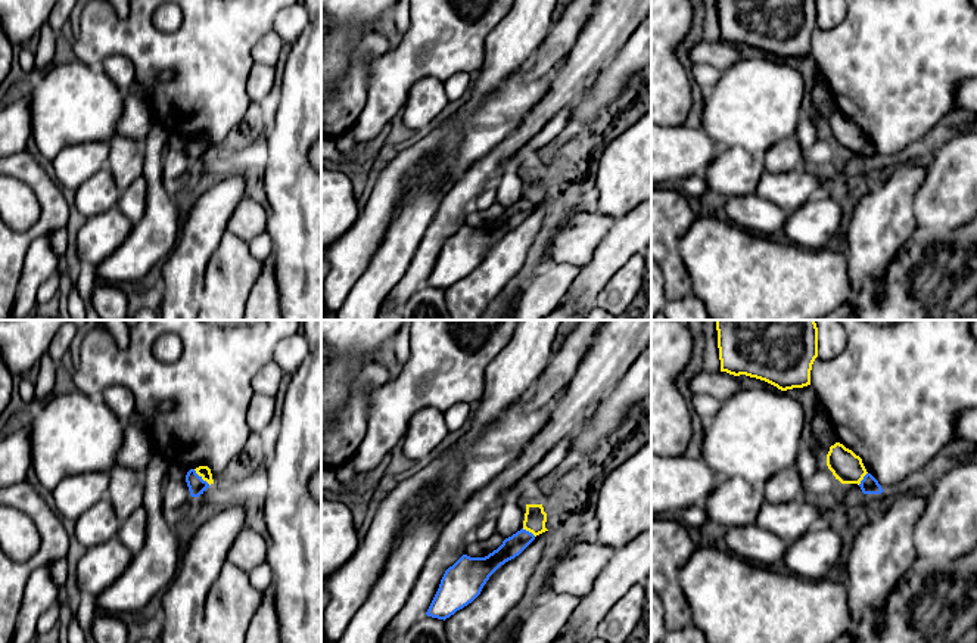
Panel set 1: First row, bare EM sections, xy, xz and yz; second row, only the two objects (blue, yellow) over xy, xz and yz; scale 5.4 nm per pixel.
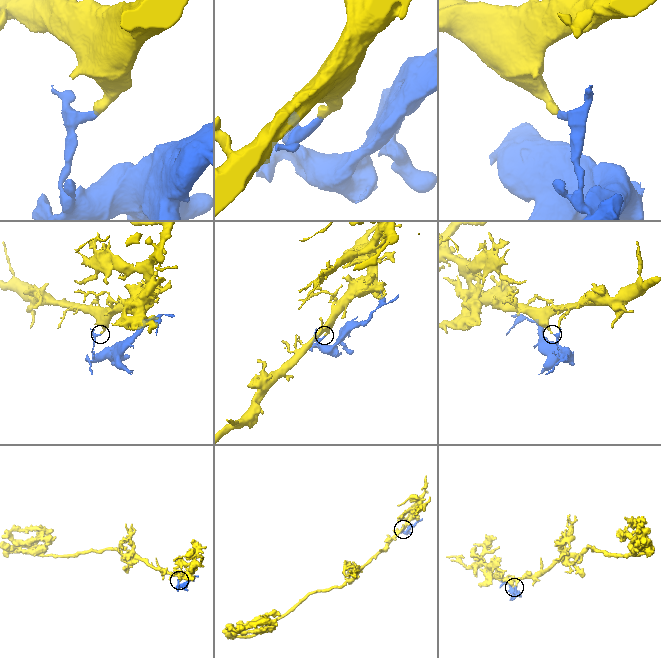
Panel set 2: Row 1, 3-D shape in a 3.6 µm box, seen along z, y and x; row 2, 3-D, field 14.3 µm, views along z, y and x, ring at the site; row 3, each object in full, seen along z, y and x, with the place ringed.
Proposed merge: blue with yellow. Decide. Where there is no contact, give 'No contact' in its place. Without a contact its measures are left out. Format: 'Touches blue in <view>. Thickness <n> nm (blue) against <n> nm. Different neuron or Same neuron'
Touches blue in xy. Thickness 100 nm (blue) against 60 nm. Different neuron

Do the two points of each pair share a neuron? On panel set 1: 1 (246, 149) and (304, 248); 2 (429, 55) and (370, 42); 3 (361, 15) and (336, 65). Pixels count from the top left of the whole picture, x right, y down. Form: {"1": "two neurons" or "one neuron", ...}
{"1": "two neurons", "2": "two neurons", "3": "one neuron"}

